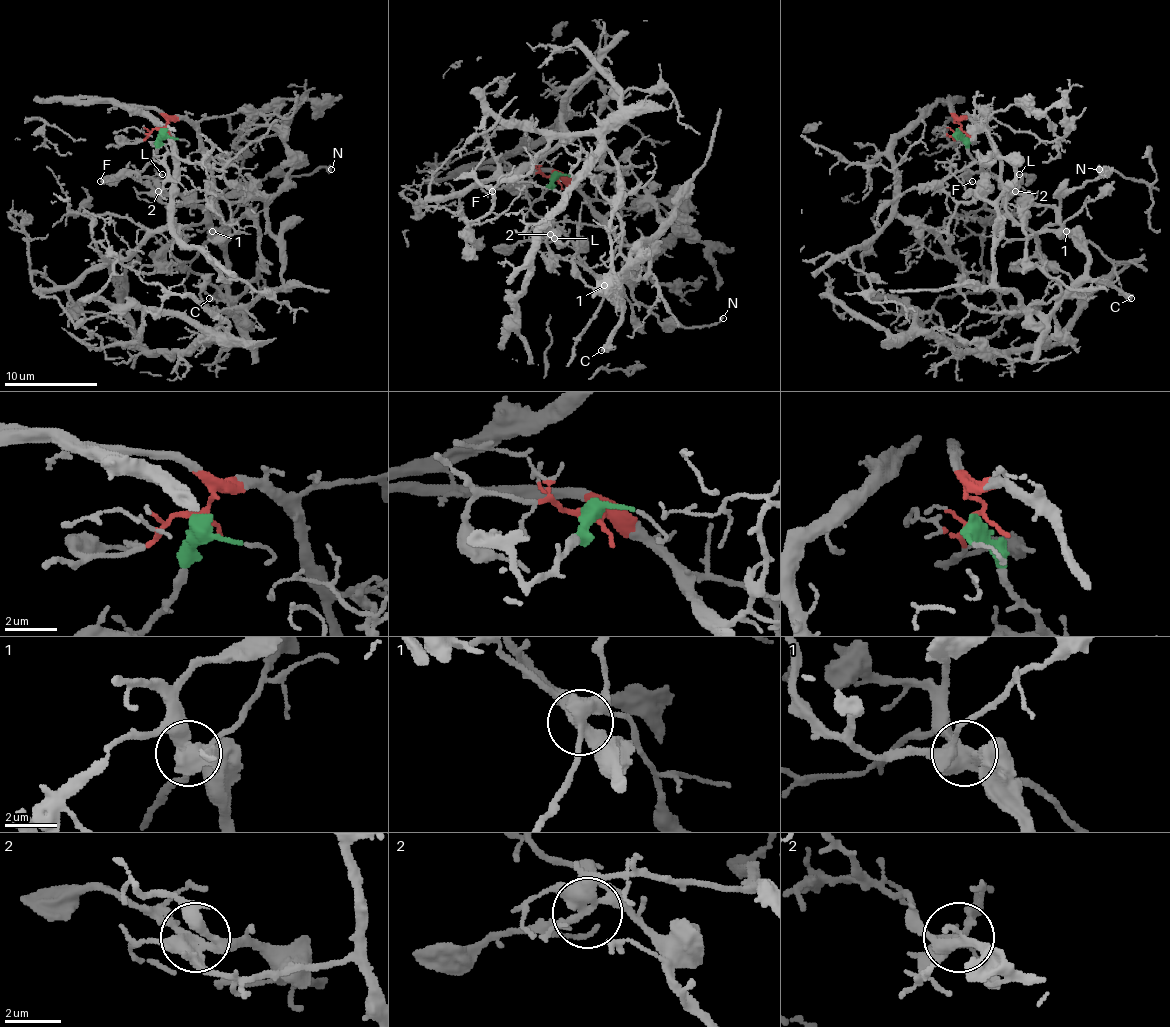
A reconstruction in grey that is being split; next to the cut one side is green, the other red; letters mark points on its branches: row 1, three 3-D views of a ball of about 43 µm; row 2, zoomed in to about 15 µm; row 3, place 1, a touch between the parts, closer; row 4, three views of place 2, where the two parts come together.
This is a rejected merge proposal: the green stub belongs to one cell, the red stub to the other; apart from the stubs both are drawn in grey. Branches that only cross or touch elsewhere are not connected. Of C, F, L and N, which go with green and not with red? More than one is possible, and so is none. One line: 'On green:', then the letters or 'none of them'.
On green: C, F, L, N

